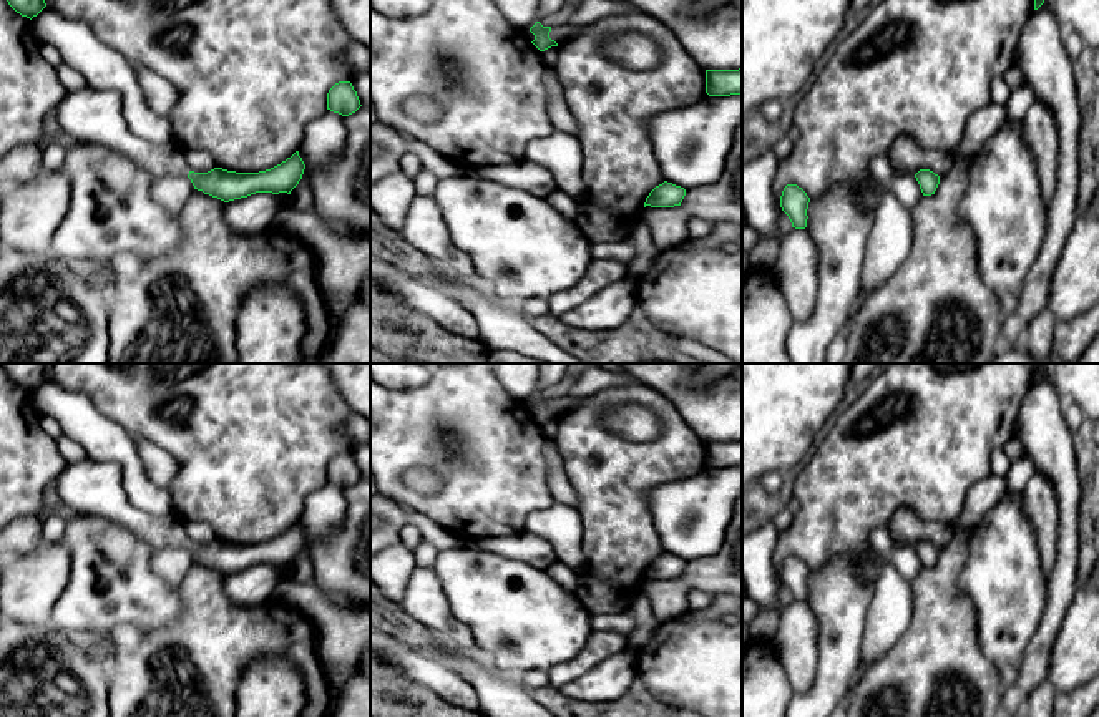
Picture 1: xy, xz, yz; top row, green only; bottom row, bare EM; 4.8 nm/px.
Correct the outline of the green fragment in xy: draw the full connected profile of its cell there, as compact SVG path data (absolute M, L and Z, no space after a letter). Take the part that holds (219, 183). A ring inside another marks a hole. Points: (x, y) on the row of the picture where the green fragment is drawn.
M86 86L66 93L56 105L56 123L71 139L91 141L121 153L141 164L156 179L188 176L194 189L224 202L256 193L291 194L305 169L299 151L296 151L281 164L259 173L236 173L222 168L194 173L188 168L178 143L153 144L128 129L121 96L113 90Z

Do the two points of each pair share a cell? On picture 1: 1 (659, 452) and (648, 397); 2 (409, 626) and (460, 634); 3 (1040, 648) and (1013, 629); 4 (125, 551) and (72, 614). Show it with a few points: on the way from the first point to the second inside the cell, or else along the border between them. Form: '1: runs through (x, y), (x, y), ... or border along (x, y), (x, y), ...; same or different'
1: runs through (666, 438), (666, 414), (661, 409); same
2: border along (399, 603), (419, 623), (455, 648); different
3: border along (1045, 604), (1038, 628), (1021, 661), (1013, 669); different
4: runs through (113, 571), (113, 590), (105, 599), (92, 601); same

